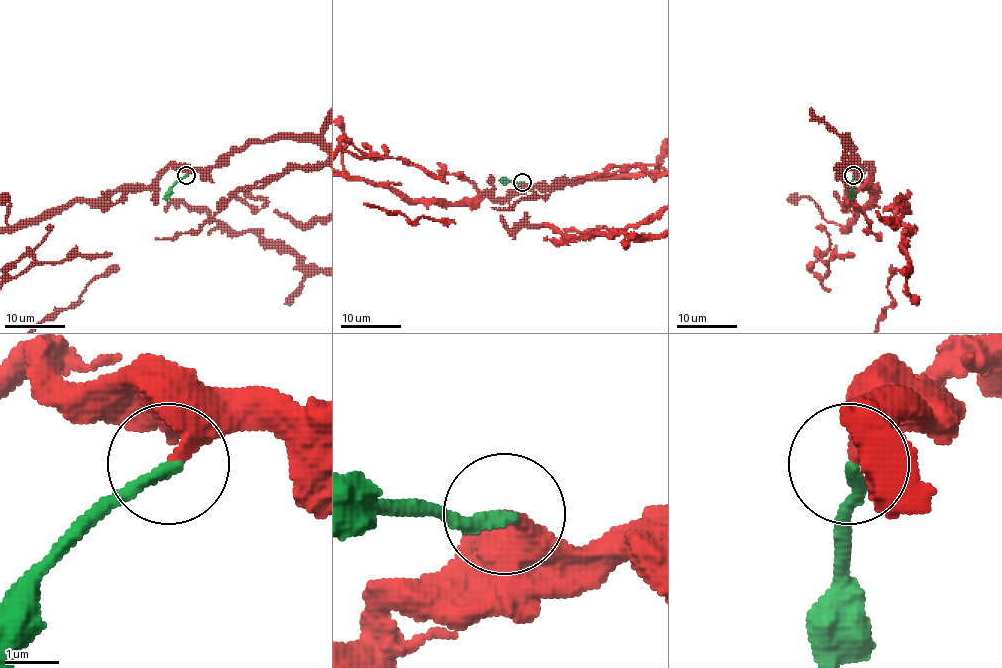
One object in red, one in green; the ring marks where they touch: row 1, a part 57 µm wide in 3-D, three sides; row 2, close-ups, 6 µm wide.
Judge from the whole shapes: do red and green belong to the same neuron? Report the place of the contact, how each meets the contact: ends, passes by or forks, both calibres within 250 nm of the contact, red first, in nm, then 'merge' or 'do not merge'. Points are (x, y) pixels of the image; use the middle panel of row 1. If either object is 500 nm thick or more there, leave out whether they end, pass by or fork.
place (522, 182); red ends; green ends; calibres 340 and 240 nm; merge

